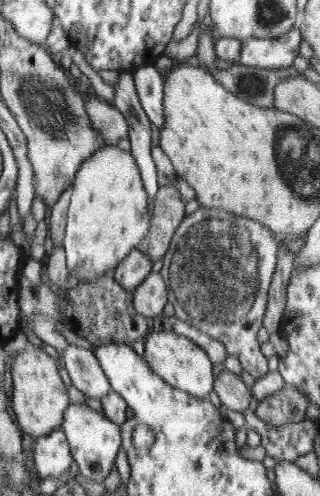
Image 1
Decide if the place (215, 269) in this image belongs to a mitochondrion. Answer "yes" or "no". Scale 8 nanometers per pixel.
yes

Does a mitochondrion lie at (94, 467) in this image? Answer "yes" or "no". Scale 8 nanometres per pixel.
no

